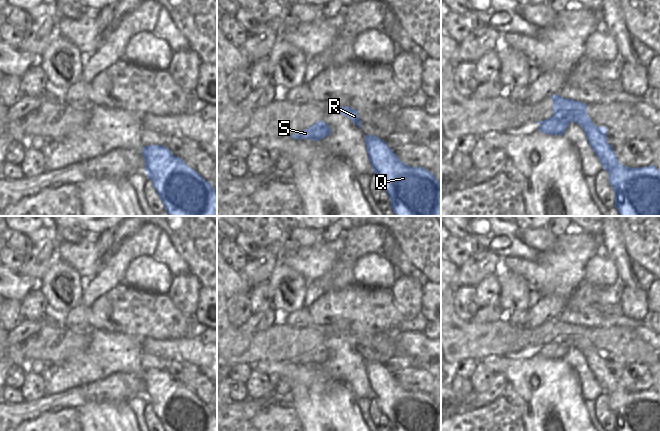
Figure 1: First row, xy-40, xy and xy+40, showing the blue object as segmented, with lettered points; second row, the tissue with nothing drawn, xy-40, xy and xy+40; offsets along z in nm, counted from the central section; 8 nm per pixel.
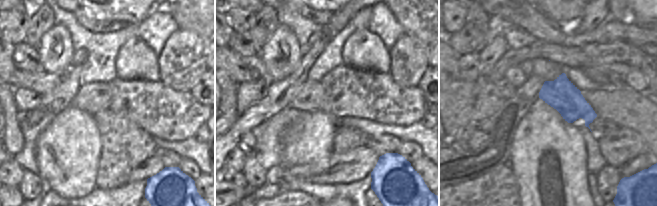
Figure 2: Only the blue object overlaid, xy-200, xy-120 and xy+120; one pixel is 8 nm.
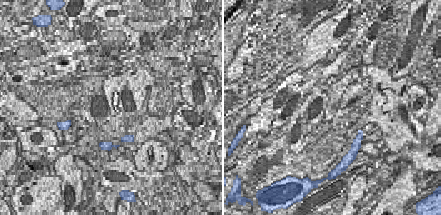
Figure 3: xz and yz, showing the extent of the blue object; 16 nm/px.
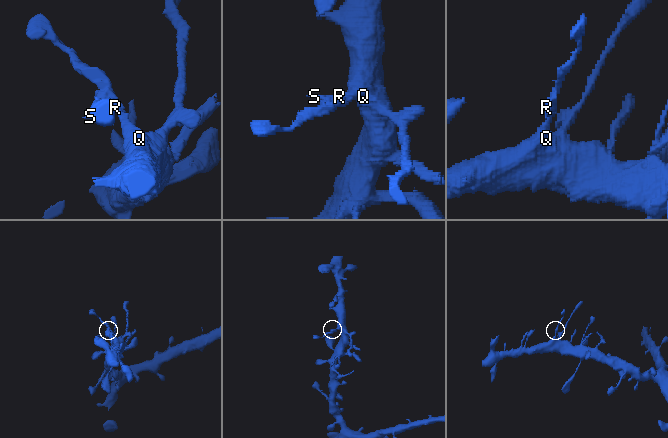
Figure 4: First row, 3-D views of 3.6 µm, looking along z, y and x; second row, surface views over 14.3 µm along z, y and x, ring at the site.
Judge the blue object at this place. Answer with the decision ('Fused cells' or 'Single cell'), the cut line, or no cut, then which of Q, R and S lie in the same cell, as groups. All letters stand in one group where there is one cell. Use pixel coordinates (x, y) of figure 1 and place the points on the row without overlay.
Single cell. No split. Groups: Q R S

